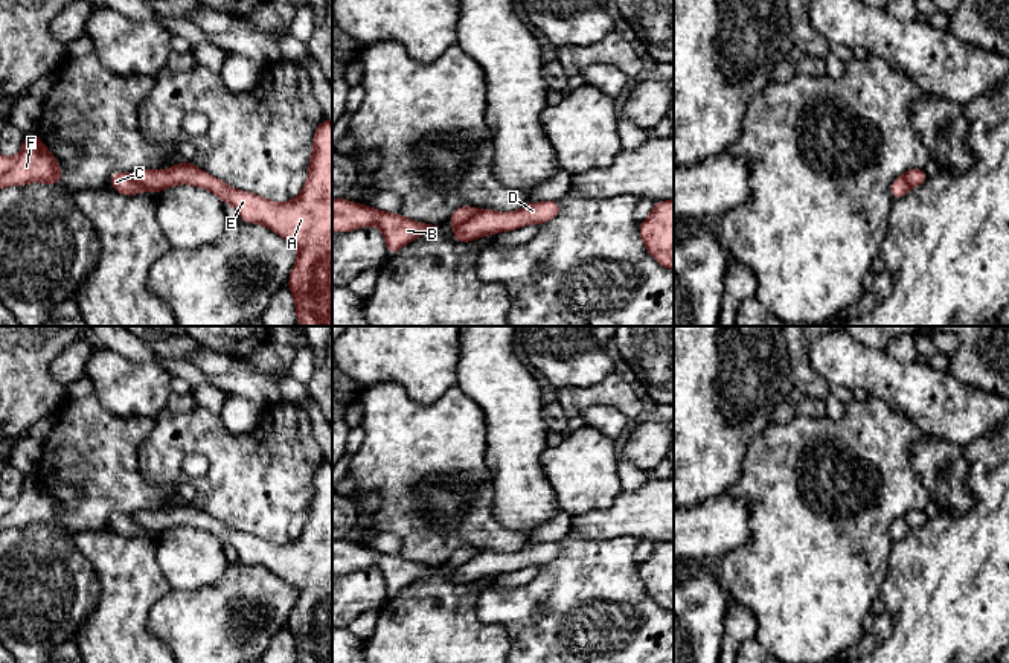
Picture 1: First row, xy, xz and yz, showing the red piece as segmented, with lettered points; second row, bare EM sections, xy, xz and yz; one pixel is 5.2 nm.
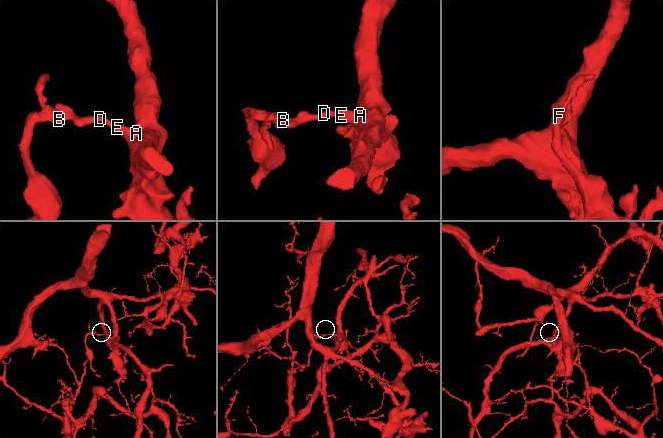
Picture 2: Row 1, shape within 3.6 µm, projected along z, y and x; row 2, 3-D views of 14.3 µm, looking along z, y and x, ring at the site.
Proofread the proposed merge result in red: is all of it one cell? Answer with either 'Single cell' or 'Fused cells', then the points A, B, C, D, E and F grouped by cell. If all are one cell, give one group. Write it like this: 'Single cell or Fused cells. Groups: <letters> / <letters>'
Fused cells. Groups: A D E / B C F

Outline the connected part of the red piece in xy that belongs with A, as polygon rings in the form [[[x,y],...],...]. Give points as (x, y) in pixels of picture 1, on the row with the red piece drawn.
[[[332,120],[314,131],[308,178],[300,195],[274,203],[230,187],[184,160],[169,169],[142,169],[133,178],[148,192],[194,184],[238,210],[241,221],[264,224],[297,247],[288,279],[299,326],[332,326]]]

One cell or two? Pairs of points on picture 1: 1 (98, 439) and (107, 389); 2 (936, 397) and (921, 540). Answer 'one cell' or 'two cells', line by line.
1: two cells
2: two cells

